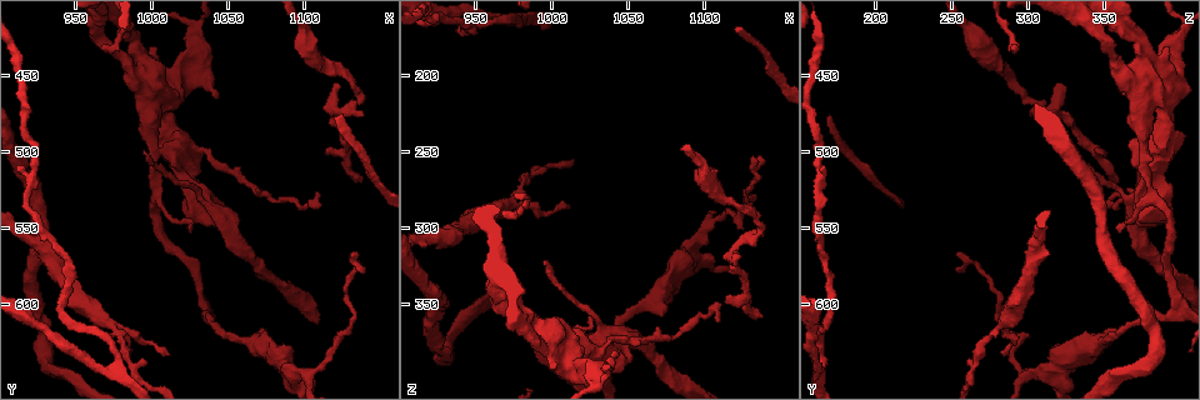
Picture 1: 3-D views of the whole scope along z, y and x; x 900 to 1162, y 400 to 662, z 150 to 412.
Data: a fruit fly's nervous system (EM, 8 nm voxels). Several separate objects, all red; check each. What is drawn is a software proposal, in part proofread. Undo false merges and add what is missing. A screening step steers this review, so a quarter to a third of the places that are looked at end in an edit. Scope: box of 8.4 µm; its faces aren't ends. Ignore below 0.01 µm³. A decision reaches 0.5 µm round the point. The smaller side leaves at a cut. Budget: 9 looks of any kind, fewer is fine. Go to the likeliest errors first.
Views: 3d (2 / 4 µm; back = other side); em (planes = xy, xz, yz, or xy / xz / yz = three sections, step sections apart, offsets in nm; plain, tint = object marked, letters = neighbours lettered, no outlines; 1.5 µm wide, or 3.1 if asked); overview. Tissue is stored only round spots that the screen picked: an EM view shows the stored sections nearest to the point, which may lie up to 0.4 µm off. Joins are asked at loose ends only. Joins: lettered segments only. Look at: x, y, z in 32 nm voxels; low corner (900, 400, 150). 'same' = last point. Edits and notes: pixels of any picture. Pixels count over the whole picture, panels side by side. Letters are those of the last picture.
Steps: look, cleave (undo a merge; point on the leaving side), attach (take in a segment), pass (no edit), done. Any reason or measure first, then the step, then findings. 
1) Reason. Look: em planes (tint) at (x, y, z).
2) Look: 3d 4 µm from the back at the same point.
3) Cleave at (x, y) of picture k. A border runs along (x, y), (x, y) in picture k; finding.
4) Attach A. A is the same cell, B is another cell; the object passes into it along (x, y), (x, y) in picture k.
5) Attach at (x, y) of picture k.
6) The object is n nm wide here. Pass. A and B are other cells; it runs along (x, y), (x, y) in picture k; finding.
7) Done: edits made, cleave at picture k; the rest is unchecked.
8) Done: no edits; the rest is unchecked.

Three-way junction. Look: 3d 2 µm at (972, 616, 282).

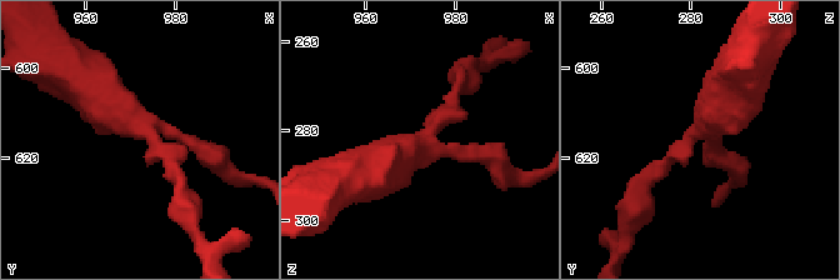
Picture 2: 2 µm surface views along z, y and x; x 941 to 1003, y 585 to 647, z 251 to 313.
3 arms meet here. Look: em xy step 4 (tint) at (973, 614, 283).

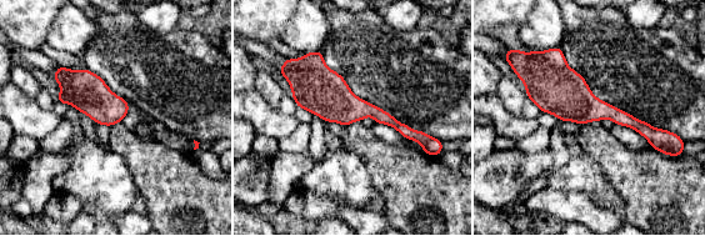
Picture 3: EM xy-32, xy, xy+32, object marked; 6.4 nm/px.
Another direction. Look: em planes (letters) at the same point.

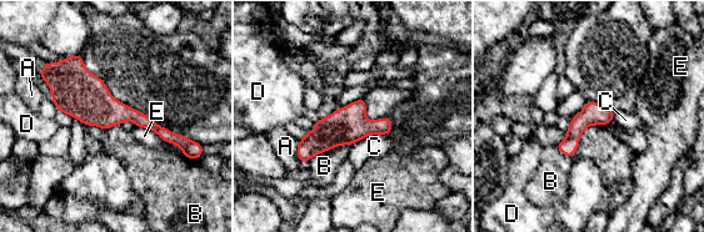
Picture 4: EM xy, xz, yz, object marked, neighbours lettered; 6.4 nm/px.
The longest contact is with B, 400 nm. Pass. A, B, C, D and E are other cells; it runs along (49, 81), (184, 142) in picture 4; one neuron here.

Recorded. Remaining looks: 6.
Branch stops here. Look: 3d 4 µm at (1138, 520, 360).

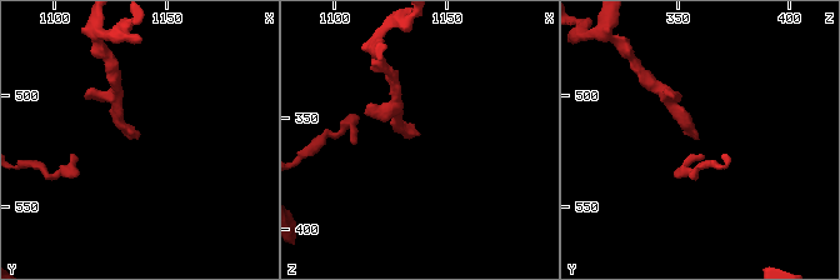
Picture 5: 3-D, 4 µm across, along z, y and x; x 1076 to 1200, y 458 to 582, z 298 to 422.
Look: em xy step 8 (tint) at (1137, 519, 359).

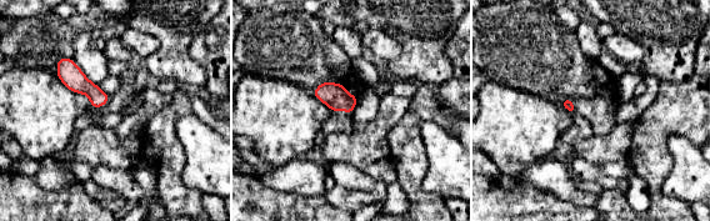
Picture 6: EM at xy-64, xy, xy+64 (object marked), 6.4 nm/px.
Look: em xy step 8 (letters) at the same point.

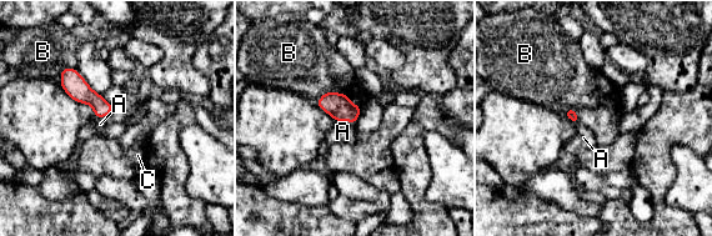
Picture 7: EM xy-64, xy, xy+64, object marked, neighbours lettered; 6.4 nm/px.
The longest contact is with B, 220 nm. Attach A. A is the same cell, B and C are other cells; the object passes into it along (339, 106), (345, 120), (342, 131) in picture 7; the neuron continues.

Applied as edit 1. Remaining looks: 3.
Redraw. Look: overview.

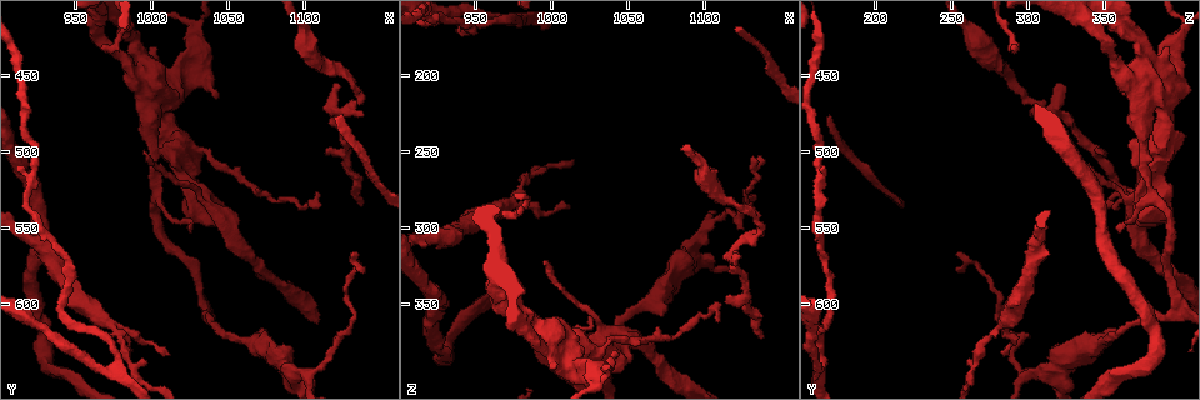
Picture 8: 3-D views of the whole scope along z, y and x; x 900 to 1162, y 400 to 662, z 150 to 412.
Look: em planes (letters) at (1126, 478, 168).

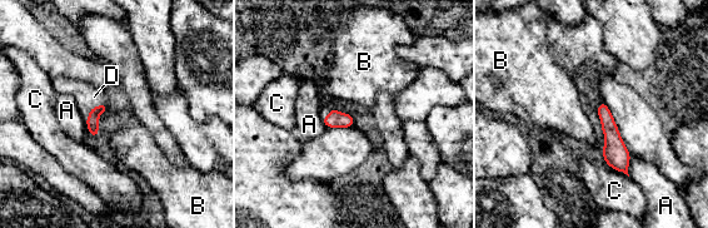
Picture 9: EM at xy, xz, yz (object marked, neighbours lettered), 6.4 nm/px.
The object is 80 nm wide here; the longest contact is with C, 190 nm. Attach D. D is the same cell, A, B and C are other cells; the neuron continues.

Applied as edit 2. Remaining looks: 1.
Done: edits made, attach at picture 7, attach at picture 9; the rest is unchecked.

